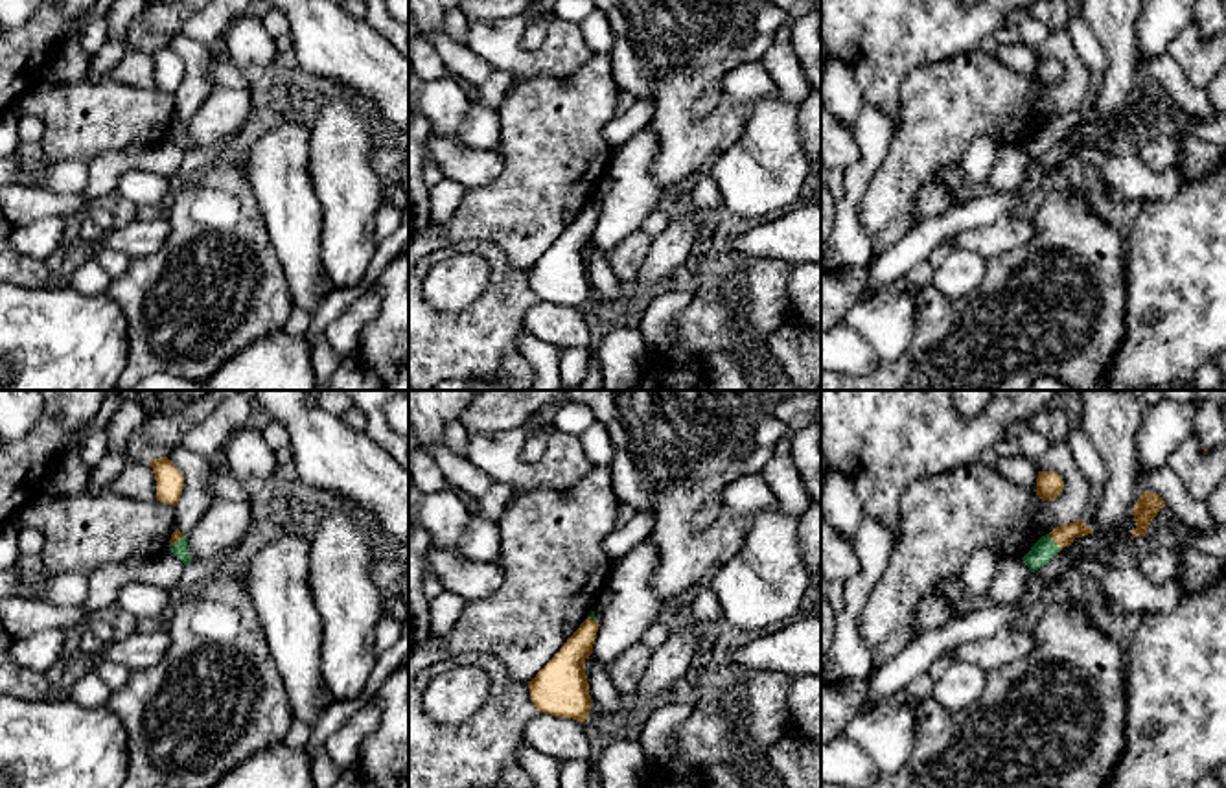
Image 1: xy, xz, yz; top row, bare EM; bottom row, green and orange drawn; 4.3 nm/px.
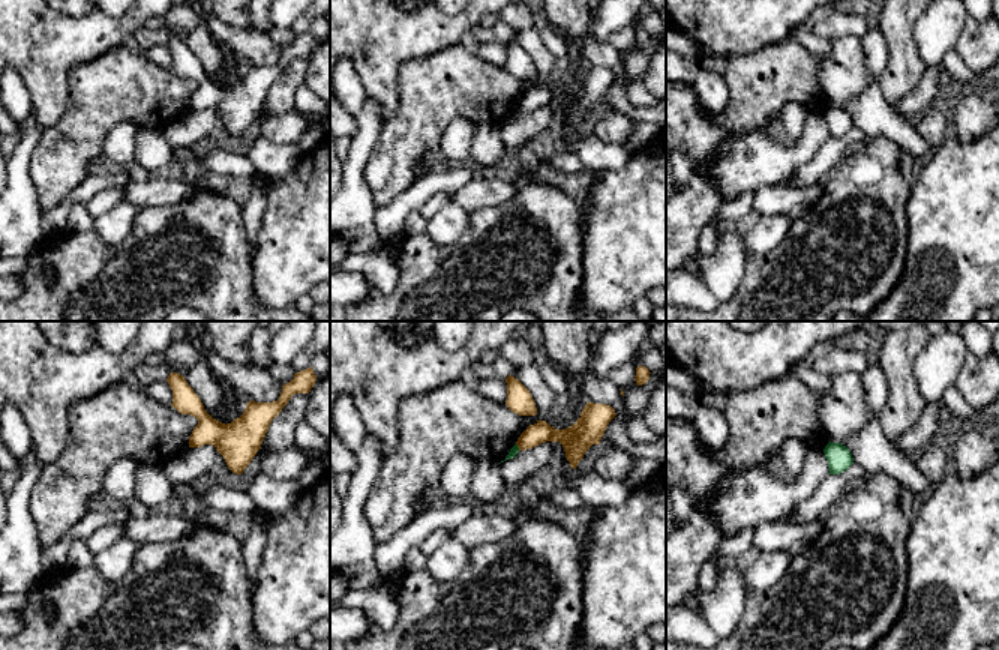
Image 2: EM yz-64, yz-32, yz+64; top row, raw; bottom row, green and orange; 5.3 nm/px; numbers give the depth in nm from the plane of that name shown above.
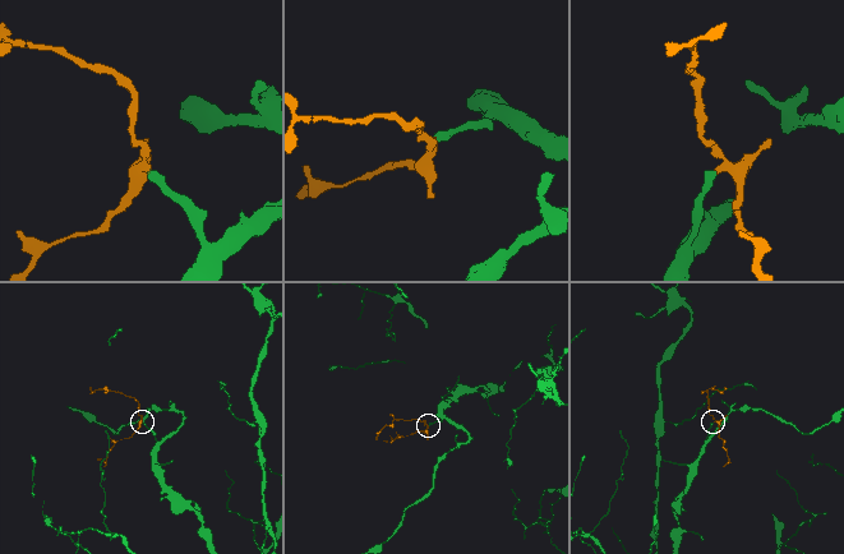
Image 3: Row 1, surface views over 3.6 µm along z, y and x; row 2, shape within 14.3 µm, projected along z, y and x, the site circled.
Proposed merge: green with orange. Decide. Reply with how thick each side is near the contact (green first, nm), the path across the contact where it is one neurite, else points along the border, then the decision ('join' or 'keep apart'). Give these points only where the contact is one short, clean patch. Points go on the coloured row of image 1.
100 nm thick on the green side, 90 nm on the other; runs through yz (1044, 549), (1053, 542), (1064, 534); join

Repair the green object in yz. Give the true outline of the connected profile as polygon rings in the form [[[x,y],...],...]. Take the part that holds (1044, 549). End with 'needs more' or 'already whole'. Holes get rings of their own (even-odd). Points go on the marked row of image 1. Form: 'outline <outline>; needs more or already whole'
outline [[[1082,519],[1070,525],[1060,525],[1049,534],[1042,536],[1022,560],[1029,571],[1035,573],[1047,565],[1075,538],[1084,538],[1092,532],[1093,528],[1090,528]]]; needs more

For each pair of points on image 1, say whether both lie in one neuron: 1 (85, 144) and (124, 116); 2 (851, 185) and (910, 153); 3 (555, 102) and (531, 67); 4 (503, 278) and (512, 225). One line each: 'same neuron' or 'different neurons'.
1: same neuron
2: different neurons
3: different neurons
4: different neurons

